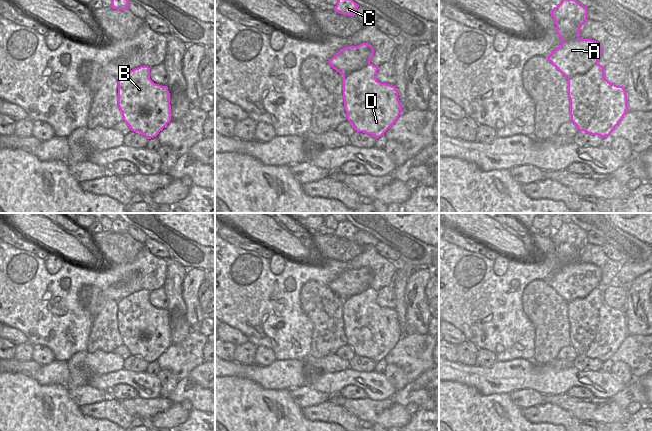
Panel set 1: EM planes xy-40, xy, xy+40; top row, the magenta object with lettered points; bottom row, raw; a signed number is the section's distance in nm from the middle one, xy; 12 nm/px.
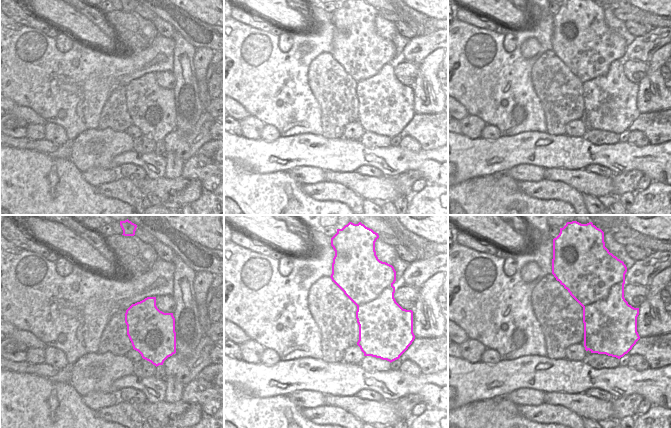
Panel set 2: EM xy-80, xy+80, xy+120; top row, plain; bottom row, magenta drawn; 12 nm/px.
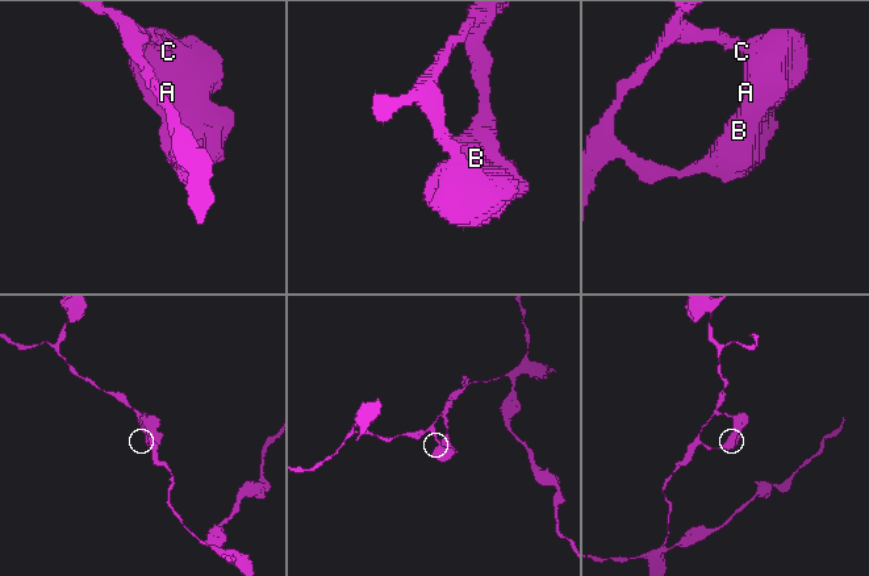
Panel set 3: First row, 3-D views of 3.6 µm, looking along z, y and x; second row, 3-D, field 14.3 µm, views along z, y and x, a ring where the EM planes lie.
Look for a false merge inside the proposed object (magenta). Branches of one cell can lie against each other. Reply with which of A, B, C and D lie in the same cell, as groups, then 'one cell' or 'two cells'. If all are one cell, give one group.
A B C D | one cell

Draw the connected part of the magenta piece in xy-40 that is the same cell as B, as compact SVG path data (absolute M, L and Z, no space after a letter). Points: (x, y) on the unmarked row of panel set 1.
M140 290L118 302L118 330L131 355L139 356L147 363L156 361L171 345L168 311L155 308L150 303L148 290Z

